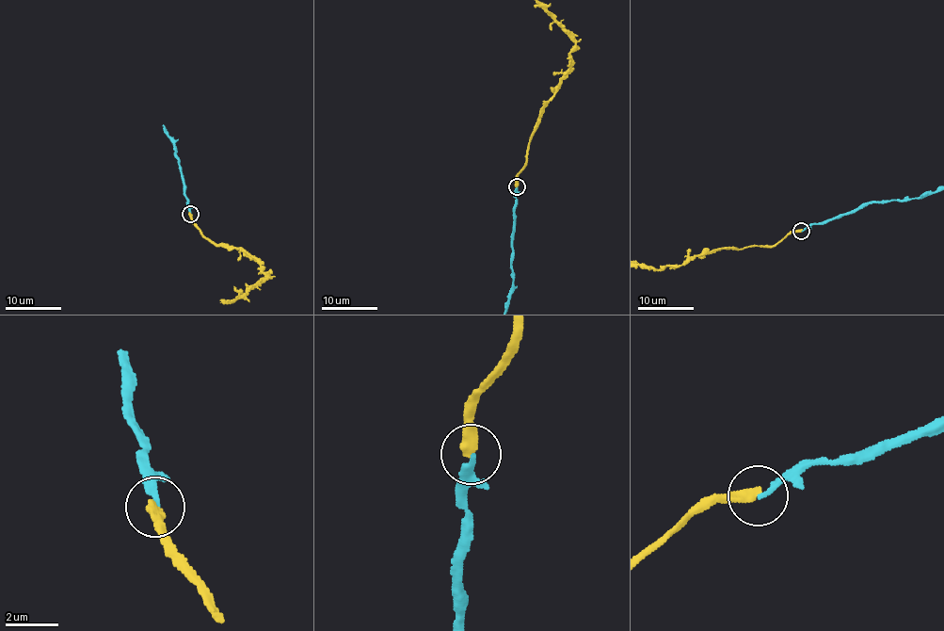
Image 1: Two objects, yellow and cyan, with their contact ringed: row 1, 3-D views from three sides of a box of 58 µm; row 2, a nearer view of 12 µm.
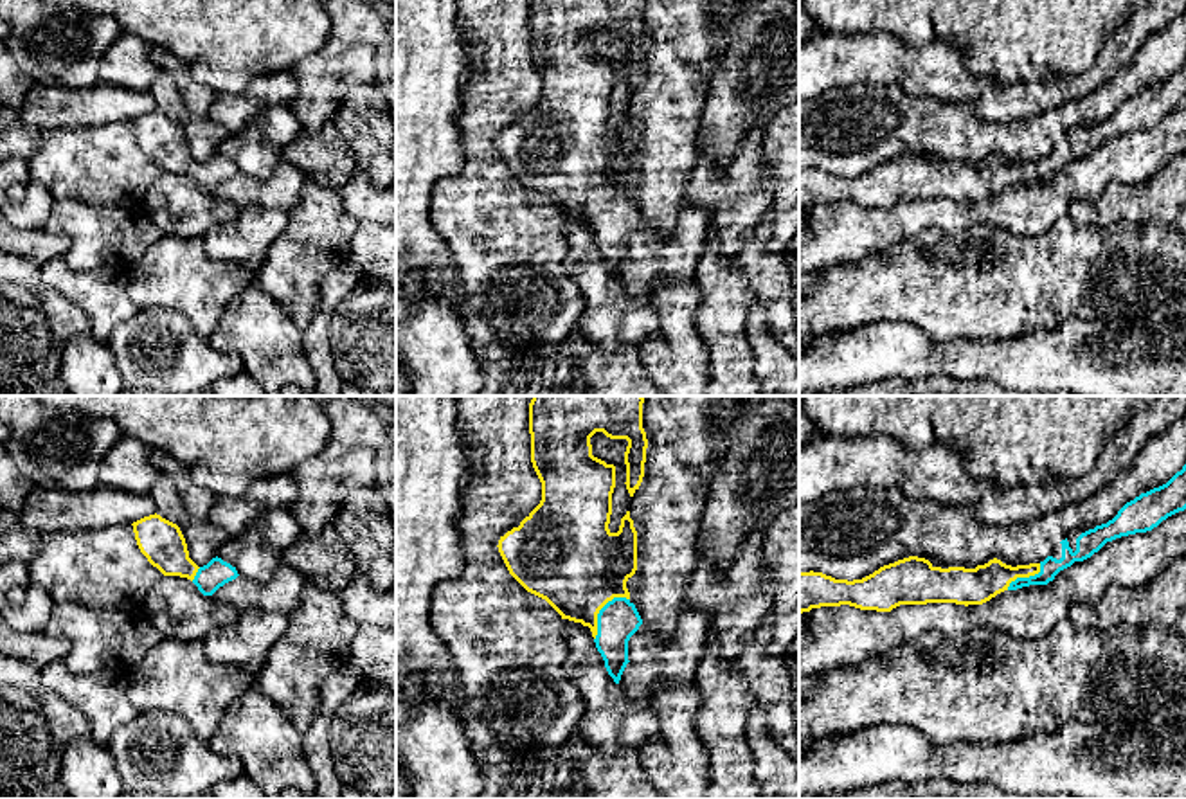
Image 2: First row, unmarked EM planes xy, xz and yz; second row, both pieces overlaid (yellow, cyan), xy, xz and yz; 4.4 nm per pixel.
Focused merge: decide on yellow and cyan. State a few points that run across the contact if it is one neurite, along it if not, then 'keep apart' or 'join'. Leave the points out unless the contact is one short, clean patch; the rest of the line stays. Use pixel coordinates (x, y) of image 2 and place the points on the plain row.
line xz (573, 157), (585, 170), (600, 206), (618, 216); join

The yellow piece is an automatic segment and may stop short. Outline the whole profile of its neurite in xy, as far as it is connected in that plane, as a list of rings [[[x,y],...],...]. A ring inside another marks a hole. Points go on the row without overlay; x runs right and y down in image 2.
[[[149,112],[131,121],[137,142],[148,158],[164,173],[180,173],[191,176],[203,193],[212,193],[220,184],[236,176],[236,164],[212,155],[198,164],[187,148],[180,124],[160,112]]]

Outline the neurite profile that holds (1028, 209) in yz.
[[[1186,106],[1179,108],[1146,130],[1107,139],[1083,158],[1060,167],[1047,182],[1029,182],[1004,187],[983,202],[927,200],[900,202],[891,209],[860,207],[849,202],[821,203],[799,211],[799,277],[815,274],[831,265],[858,263],[871,254],[887,250],[898,241],[916,238],[925,230],[943,234],[966,232],[981,223],[1004,229],[1017,236],[1037,238],[1046,234],[1076,200],[1096,200],[1112,182],[1143,184],[1170,158],[1186,153]]]

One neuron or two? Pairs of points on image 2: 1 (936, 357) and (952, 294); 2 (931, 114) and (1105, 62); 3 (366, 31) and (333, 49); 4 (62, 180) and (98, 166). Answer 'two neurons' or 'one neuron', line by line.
1: two neurons
2: two neurons
3: one neuron
4: one neuron

